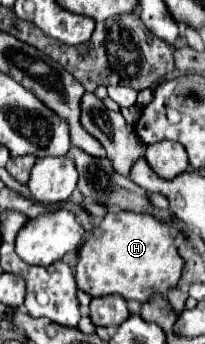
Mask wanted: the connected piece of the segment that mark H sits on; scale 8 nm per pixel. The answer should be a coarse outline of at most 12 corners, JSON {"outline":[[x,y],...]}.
{"outline":[[109,211],[77,287],[147,303],[183,271],[171,227]]}

